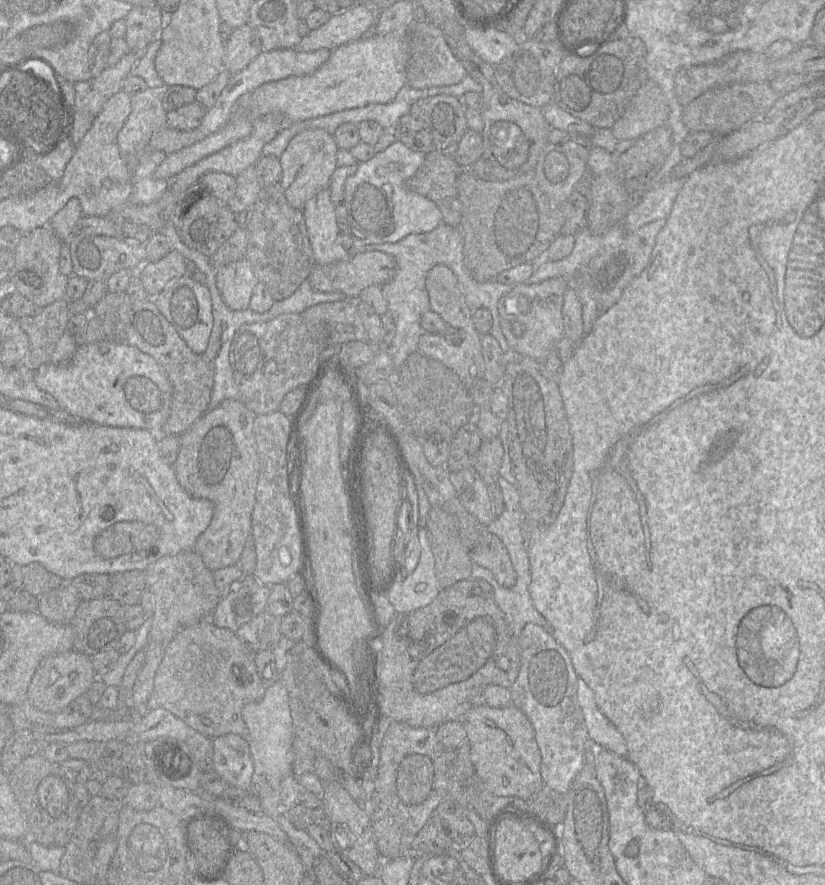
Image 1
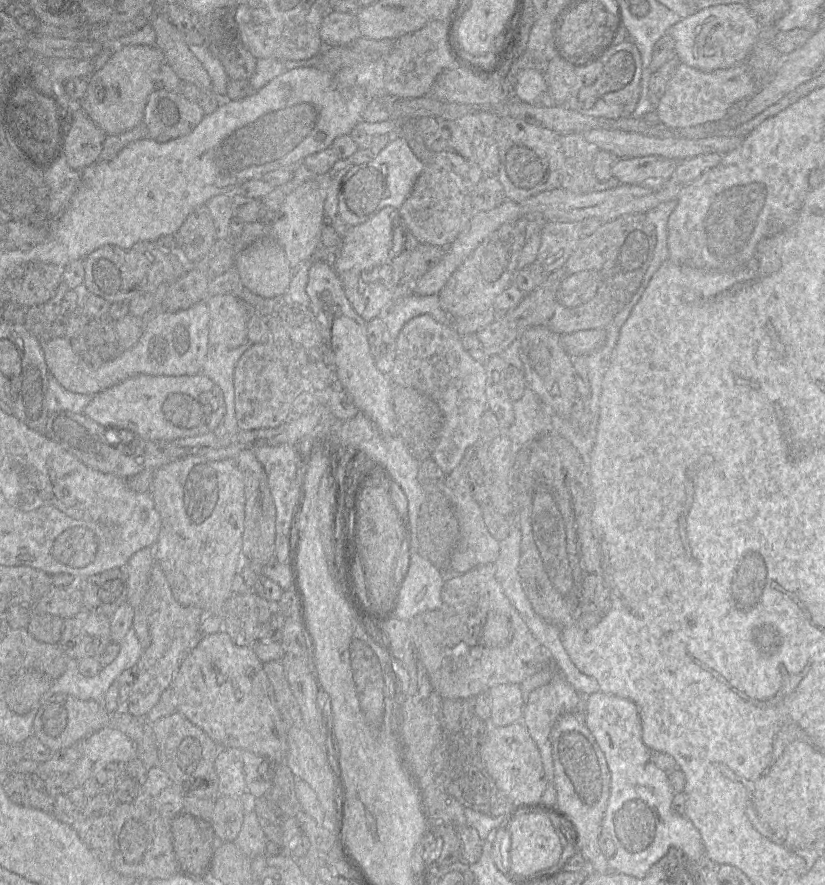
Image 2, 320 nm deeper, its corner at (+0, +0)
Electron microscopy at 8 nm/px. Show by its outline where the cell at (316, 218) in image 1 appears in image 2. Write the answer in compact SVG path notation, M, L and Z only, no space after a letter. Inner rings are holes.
M324 260L313 261L308 272L306 291L311 300L309 308L318 322L324 343L330 346L335 354L336 383L347 392L360 413L365 414L382 434L397 435L397 422L392 400L392 388L394 384L391 382L388 375L382 373L377 368L370 351L367 337L368 322L353 309L333 266Z

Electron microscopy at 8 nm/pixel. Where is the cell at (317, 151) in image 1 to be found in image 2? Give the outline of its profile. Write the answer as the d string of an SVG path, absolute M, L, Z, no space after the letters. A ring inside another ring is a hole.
M306 181L285 196L282 214L282 218L272 227L272 236L284 250L291 269L295 270L302 262L312 259L321 245L322 220L325 214L318 182Z

